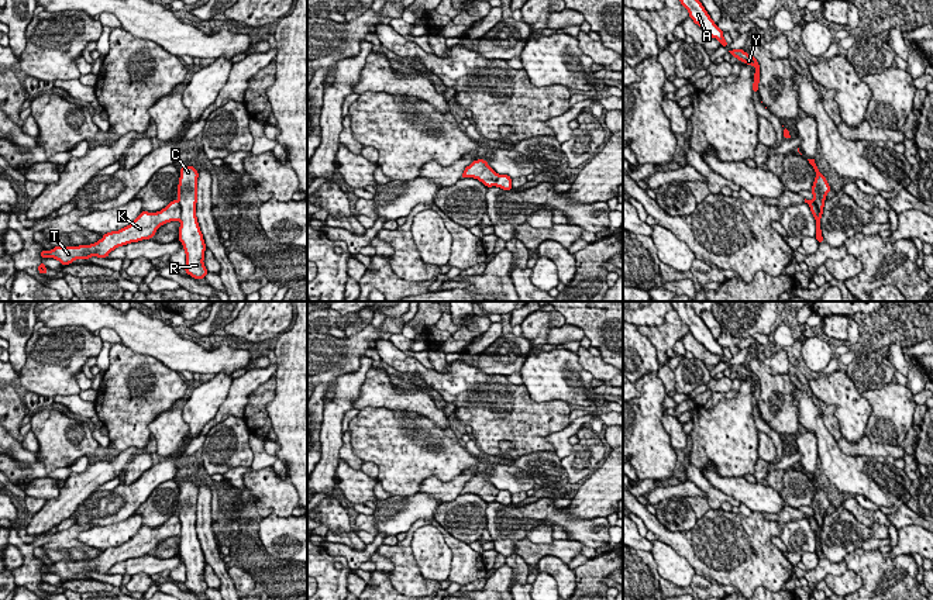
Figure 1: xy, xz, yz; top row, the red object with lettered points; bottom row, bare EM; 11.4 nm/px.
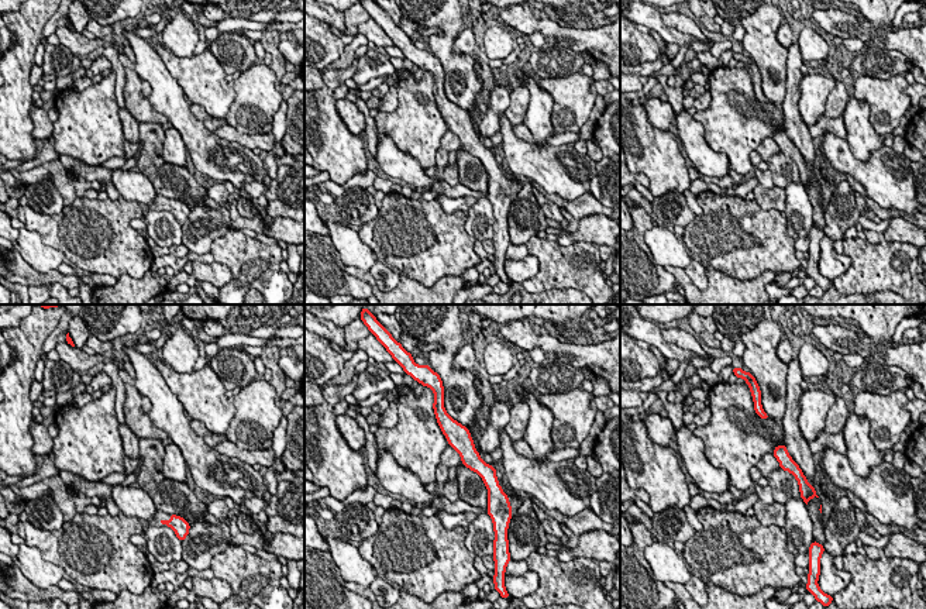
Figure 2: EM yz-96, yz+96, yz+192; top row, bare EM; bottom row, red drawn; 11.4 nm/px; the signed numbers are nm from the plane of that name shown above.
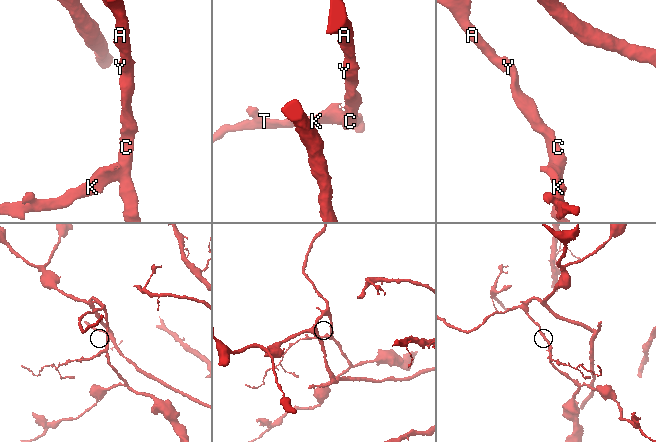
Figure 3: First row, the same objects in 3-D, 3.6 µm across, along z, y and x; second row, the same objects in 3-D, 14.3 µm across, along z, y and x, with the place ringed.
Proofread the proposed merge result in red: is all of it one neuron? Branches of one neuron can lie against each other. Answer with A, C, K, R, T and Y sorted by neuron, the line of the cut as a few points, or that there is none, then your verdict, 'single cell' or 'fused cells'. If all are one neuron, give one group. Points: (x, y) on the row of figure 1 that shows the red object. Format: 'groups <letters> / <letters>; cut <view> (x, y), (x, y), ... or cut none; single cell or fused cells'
groups A C R Y / K T; cut xy (178, 202), (179, 220); fused cells

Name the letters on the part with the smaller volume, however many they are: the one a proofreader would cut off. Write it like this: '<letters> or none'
K, T

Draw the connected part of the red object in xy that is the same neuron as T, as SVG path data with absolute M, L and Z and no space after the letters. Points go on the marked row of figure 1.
M172 200L165 208L158 213L141 211L135 221L121 228L120 231L111 231L103 235L103 238L92 245L79 246L55 246L51 252L41 251L41 259L49 256L61 262L61 265L69 265L75 259L86 259L90 256L107 258L111 251L118 246L149 239L155 235L156 230L169 223L180 220L179 201Z

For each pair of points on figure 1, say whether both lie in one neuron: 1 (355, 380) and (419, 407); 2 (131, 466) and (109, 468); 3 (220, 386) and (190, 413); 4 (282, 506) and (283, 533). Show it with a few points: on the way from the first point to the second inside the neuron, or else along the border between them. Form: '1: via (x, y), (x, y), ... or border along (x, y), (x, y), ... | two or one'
1: border along (371, 366), (360, 395), (353, 402), (353, 407) | two
2: border along (136, 454), (126, 465), (121, 478) | two
3: via (213, 393), (198, 409) | one
4: border along (267, 514), (292, 516) | two

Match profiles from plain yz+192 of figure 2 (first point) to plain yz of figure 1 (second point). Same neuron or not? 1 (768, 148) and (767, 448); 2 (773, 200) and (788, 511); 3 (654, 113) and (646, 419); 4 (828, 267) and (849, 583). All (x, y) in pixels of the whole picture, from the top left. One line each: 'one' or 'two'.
1: one
2: one
3: two
4: one

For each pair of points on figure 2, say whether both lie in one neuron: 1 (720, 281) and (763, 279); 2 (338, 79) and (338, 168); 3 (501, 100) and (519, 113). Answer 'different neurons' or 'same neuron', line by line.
1: same neuron
2: same neuron
3: different neurons

